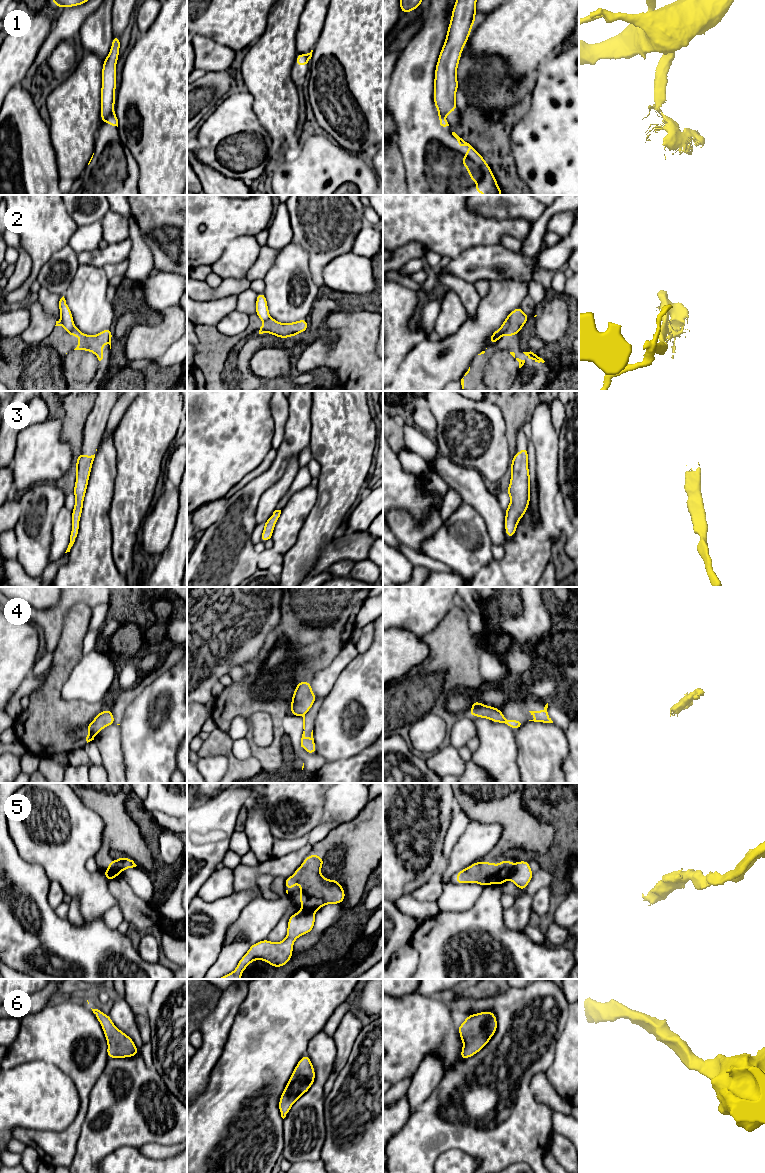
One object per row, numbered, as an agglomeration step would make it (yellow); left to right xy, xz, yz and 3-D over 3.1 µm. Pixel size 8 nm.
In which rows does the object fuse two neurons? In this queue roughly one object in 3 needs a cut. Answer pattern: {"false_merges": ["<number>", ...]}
{"false_merges": ["1", "2", "4", "5"]}

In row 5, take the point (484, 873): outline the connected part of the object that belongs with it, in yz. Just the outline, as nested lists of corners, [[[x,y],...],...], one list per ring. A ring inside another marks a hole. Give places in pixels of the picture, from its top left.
[[[504,859],[499,864],[491,862],[475,862],[456,874],[456,884],[477,883],[482,886],[491,884],[503,885],[509,879],[514,864]]]

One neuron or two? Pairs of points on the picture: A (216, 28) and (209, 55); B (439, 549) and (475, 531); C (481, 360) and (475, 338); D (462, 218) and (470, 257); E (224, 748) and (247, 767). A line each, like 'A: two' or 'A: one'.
A: two
B: one
C: two
D: two
E: one

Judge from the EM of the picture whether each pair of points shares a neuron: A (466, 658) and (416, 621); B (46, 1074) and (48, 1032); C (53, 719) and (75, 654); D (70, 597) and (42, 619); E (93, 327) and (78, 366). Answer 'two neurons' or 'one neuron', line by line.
A: two neurons
B: two neurons
C: one neuron
D: one neuron
E: two neurons

